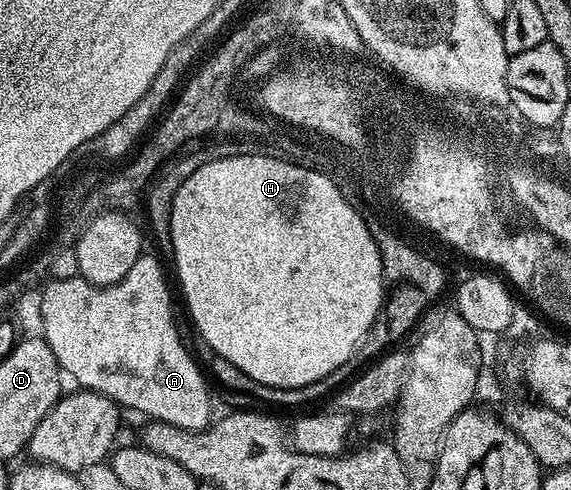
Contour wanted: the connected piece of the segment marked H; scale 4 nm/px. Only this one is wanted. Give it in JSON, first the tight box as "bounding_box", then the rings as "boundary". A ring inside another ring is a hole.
{"bounding_box":[169,154,387,389],"boundary":[[[259,154],[235,155],[234,157],[215,159],[211,163],[203,163],[203,167],[199,167],[199,171],[195,171],[195,175],[187,178],[179,187],[179,191],[175,191],[175,199],[171,203],[171,227],[169,228],[171,252],[173,252],[173,261],[177,264],[177,281],[181,284],[181,293],[185,296],[185,305],[189,308],[190,315],[193,316],[193,325],[201,332],[202,339],[210,345],[208,348],[212,352],[217,353],[223,359],[227,359],[227,363],[235,363],[235,367],[239,367],[239,371],[243,371],[243,375],[247,375],[267,387],[298,389],[299,387],[307,387],[307,383],[315,383],[319,379],[329,377],[331,371],[335,371],[335,367],[343,367],[343,363],[347,363],[351,359],[351,355],[357,352],[357,344],[363,340],[367,335],[367,331],[375,323],[377,316],[381,314],[381,306],[386,298],[387,282],[384,267],[381,265],[379,249],[373,238],[370,222],[365,222],[357,214],[356,207],[344,197],[345,195],[343,190],[337,187],[327,174],[320,174],[319,171],[308,170],[307,167],[297,166],[295,163],[284,162],[283,159],[271,158],[267,155]]]}

